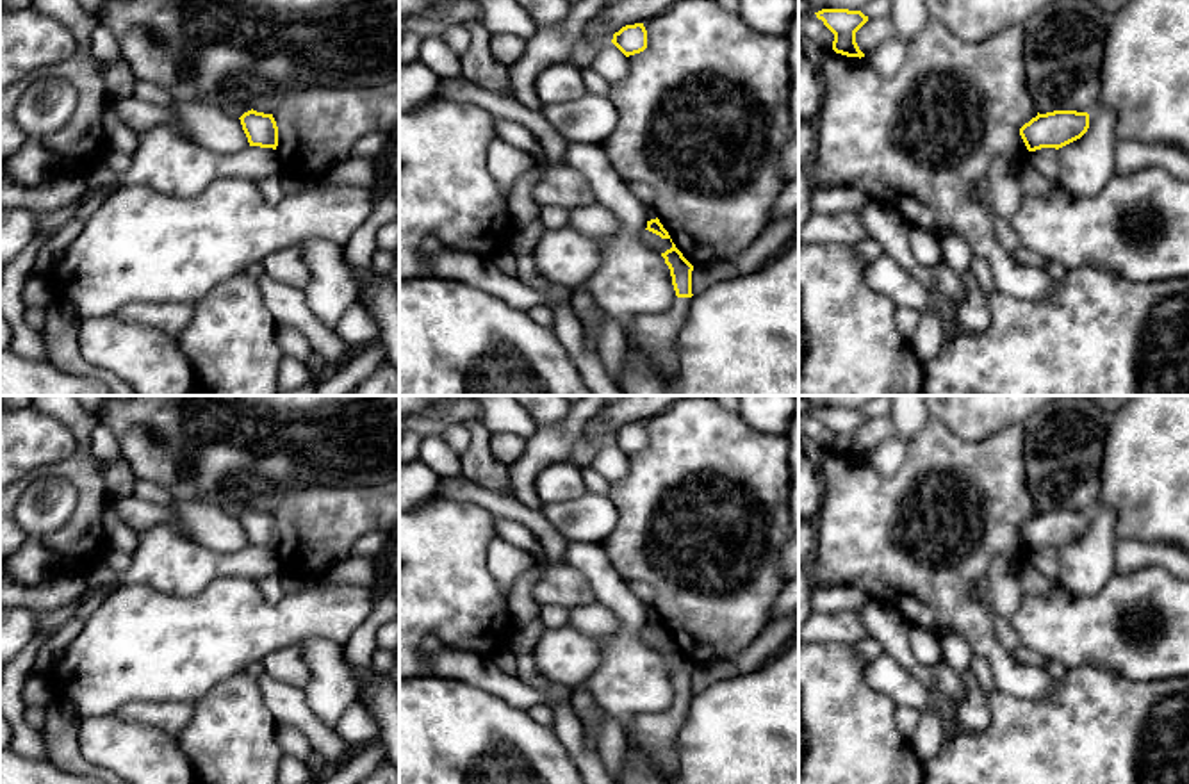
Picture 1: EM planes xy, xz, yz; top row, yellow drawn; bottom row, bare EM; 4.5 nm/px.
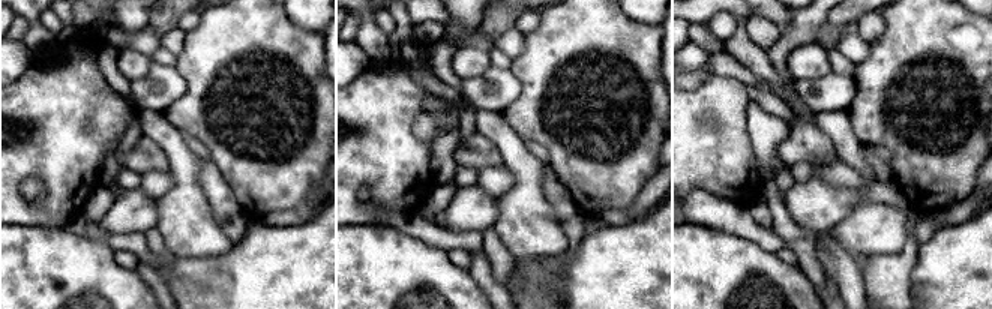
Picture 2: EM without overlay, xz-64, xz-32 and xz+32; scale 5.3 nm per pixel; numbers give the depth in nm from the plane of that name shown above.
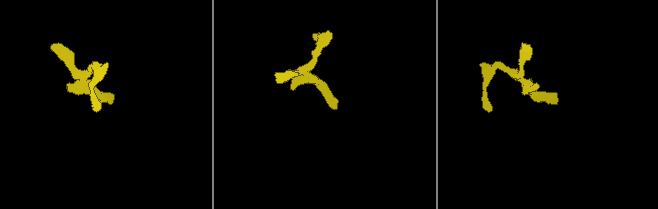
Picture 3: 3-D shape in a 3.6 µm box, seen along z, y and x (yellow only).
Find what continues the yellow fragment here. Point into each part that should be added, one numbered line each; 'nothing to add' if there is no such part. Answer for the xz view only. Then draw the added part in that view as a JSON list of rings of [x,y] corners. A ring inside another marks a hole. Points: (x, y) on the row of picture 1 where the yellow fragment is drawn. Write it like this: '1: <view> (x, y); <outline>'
1: xz (655, 337); [[[677,298],[661,315],[636,315],[627,321],[627,339],[645,367],[672,381],[679,372],[677,337],[692,298]]]

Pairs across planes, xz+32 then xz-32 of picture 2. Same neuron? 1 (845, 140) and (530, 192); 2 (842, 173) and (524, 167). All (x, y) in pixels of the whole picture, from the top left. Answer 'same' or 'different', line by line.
1: same
2: different

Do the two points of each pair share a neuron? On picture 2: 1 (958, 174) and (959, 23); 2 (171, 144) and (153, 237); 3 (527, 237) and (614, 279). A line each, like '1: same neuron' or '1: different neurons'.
1: same neuron
2: different neurons
3: different neurons

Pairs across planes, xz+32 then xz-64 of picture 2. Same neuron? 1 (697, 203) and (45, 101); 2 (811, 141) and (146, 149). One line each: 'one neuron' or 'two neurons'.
1: two neurons
2: one neuron

